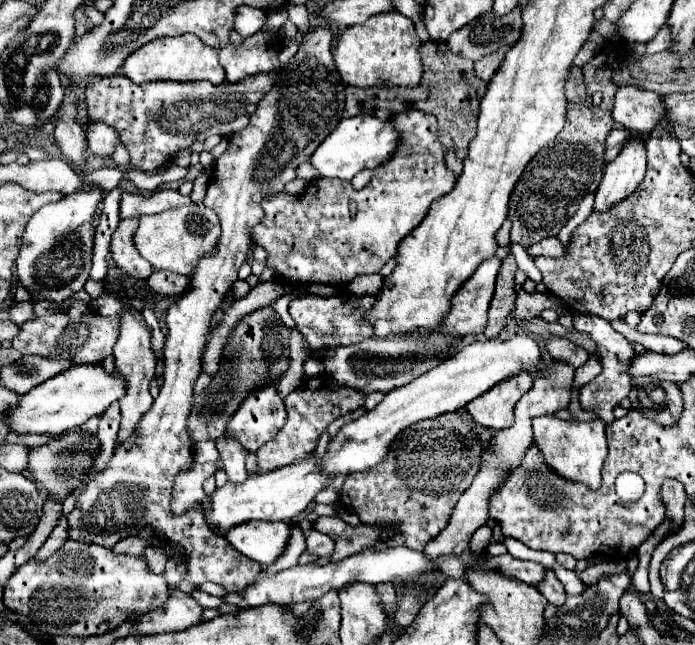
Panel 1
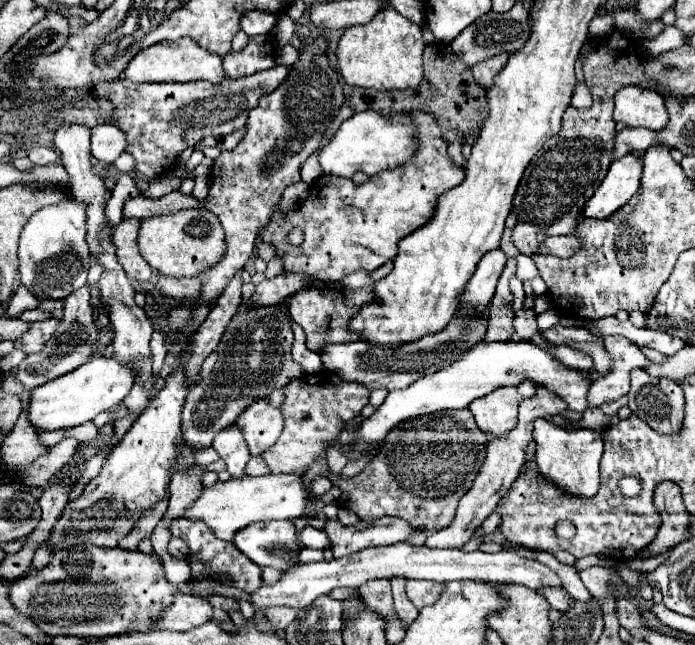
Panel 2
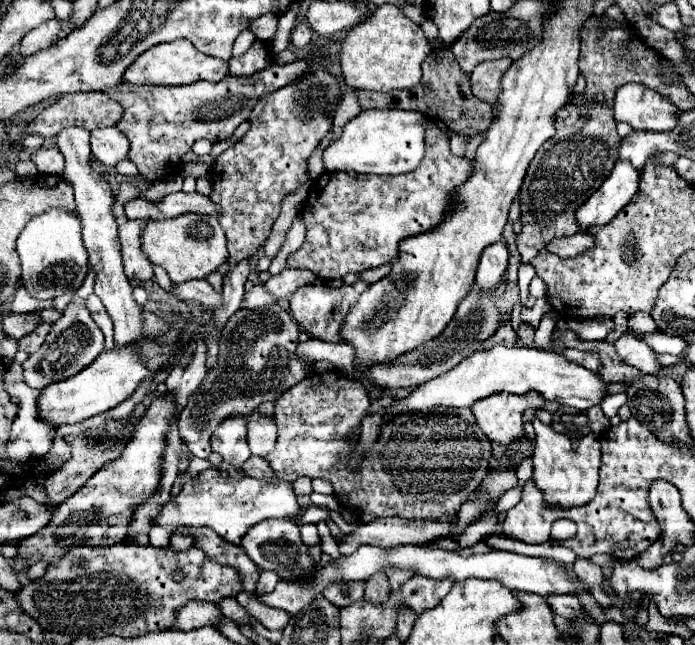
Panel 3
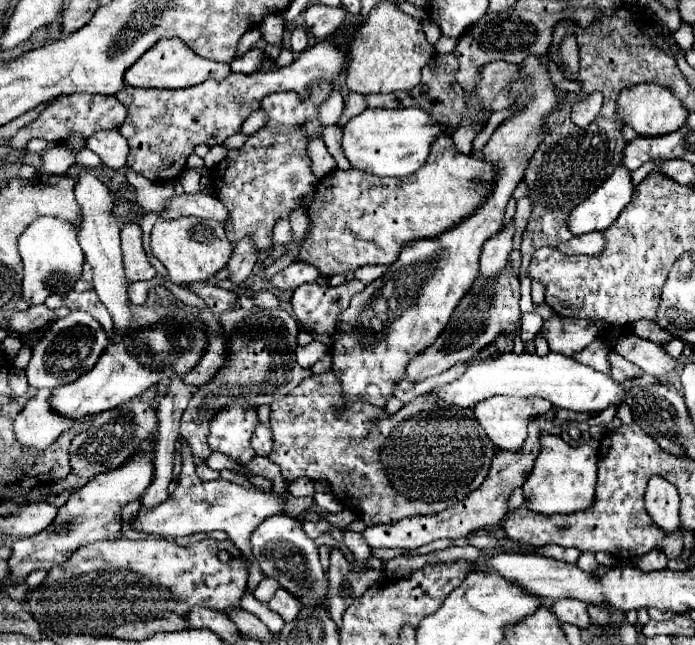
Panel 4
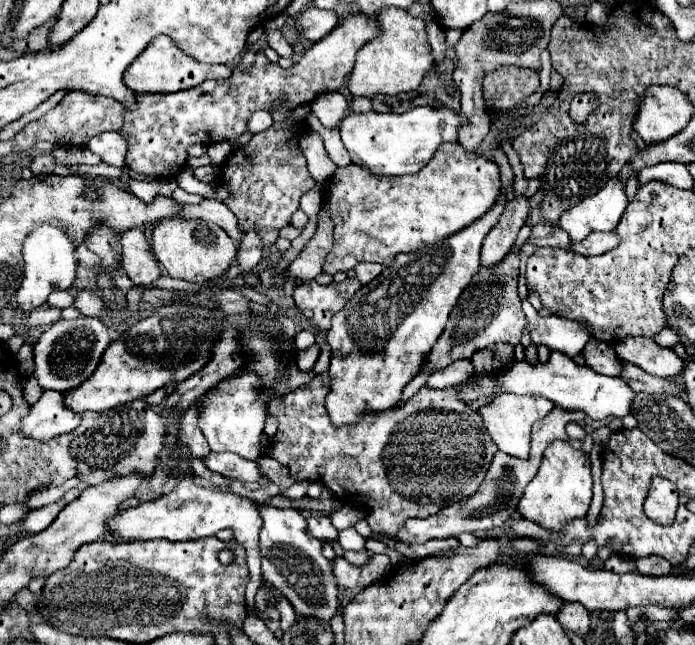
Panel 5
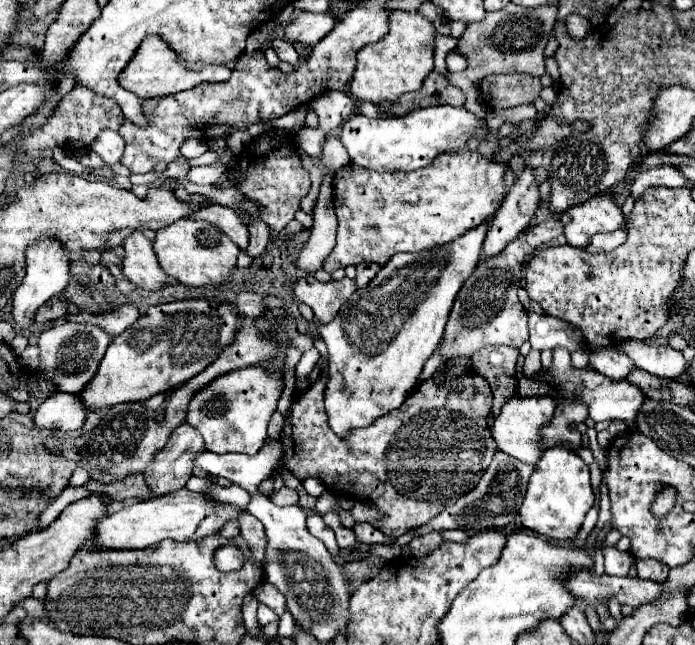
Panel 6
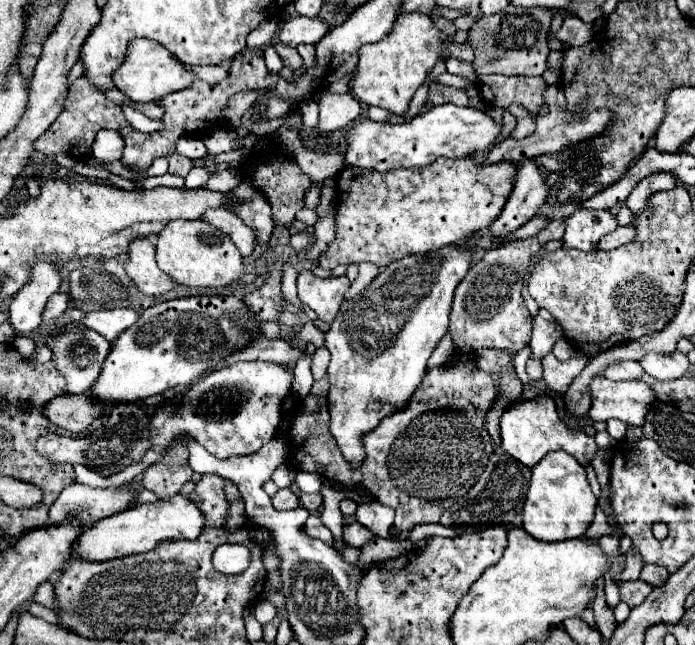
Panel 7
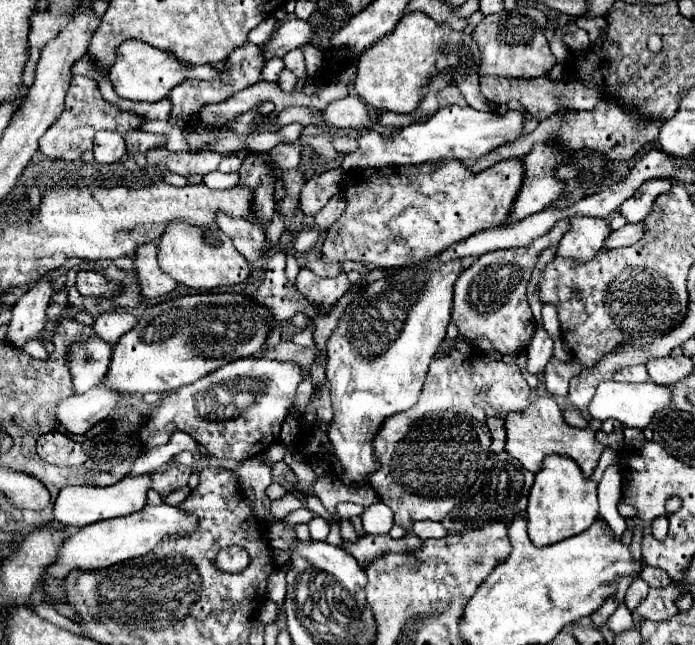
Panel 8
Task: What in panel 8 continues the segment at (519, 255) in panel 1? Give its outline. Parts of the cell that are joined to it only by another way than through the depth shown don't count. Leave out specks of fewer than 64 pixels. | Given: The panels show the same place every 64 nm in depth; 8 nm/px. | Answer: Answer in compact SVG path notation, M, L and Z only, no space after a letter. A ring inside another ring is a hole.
M538 326L536 332L534 332L534 338L526 350L528 354L528 362L526 362L526 370L530 374L540 374L544 372L548 360L550 360L550 354L552 354L552 340L548 336L548 332Z

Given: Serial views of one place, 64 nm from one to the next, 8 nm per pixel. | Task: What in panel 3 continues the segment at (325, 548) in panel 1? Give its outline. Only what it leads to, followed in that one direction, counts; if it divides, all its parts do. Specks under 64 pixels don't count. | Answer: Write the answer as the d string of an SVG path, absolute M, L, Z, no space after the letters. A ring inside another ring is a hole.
M304 524L304 526L302 526L302 540L304 540L308 546L320 544L320 536L318 536L318 530L316 530L314 524Z

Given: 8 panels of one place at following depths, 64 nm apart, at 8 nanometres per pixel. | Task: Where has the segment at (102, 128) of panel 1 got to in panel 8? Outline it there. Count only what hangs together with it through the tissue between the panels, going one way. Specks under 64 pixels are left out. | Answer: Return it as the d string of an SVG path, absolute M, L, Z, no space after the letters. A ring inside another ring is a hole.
M96 132L94 160L98 164L114 164L126 156L126 142L118 132Z

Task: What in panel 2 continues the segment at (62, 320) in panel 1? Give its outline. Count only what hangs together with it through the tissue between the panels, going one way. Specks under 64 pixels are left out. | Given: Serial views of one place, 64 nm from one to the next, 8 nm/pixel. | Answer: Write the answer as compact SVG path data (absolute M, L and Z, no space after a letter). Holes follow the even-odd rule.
M56 318L46 320L46 322L32 322L30 328L28 328L28 332L22 334L16 340L16 348L20 348L26 354L40 352L40 348L44 348L46 340L54 334L54 330L56 330L58 324L60 324L60 320L56 320Z

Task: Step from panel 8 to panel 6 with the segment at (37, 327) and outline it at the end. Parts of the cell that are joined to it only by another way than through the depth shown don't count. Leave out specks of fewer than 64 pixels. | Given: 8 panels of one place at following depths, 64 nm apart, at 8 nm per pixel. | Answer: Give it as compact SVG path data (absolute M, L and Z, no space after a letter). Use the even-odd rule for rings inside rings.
M44 238L44 240L38 240L38 244L30 246L26 252L26 278L16 288L14 300L12 300L14 324L22 330L30 328L34 324L34 316L36 316L38 308L54 294L60 294L66 288L68 280L70 280L70 258L66 256L66 252L58 240Z

